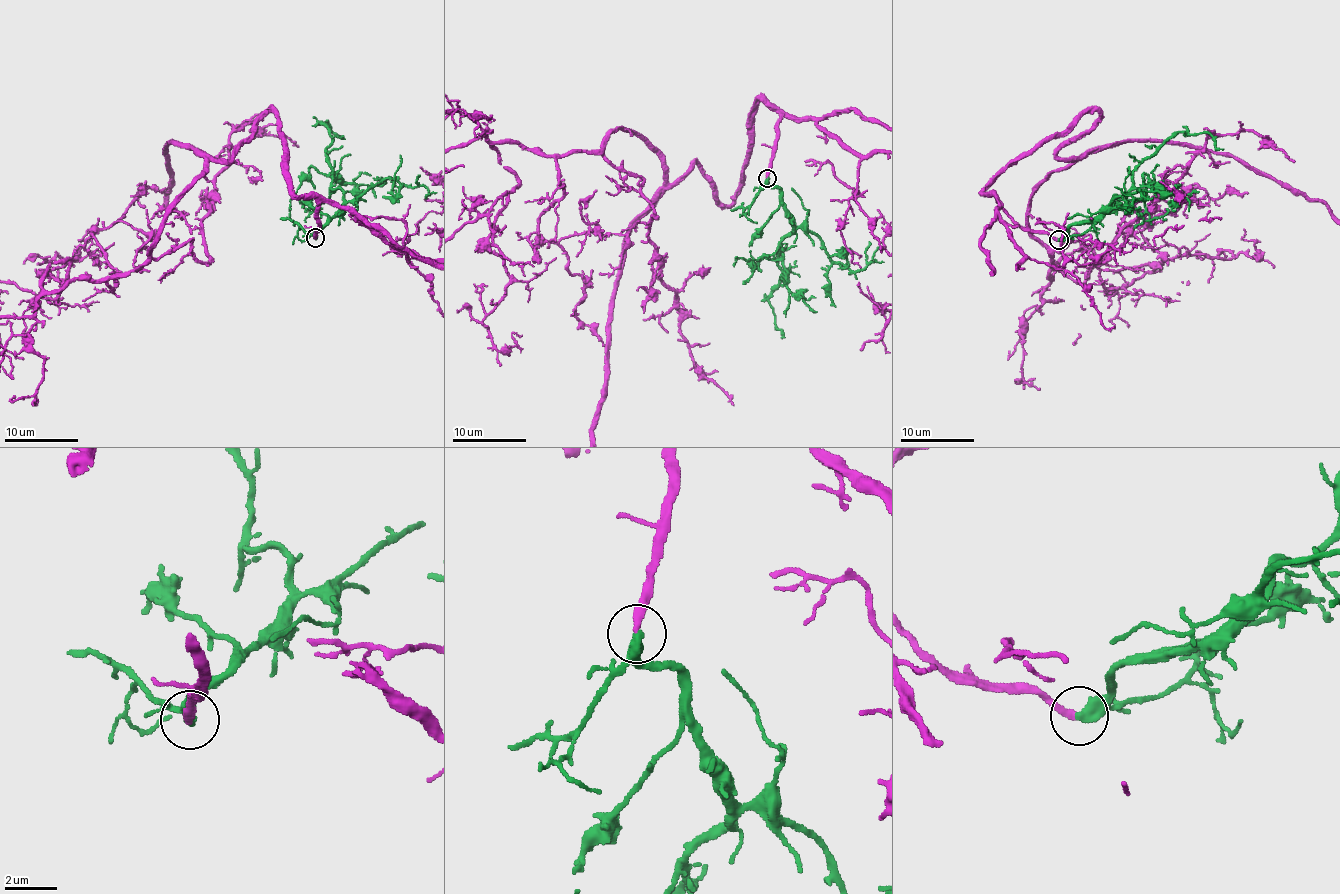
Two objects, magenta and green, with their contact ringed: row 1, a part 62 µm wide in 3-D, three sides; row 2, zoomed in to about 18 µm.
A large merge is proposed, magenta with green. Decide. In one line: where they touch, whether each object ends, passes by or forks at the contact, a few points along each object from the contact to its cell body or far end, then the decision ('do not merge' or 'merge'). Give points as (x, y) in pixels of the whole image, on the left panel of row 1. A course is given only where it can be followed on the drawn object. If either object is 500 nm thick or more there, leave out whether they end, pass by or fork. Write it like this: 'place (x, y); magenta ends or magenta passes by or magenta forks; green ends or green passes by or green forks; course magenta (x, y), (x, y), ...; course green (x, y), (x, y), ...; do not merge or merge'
place (315, 237); course green (315, 238), (342, 202), (339, 188), (331, 188), (326, 151), (331, 136), (320, 123), (327, 120), (338, 136); merge

